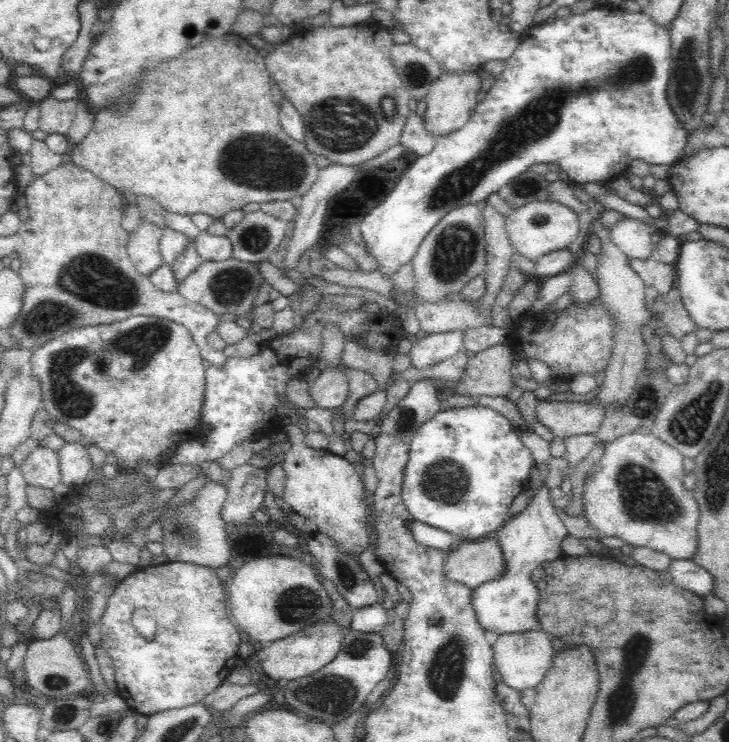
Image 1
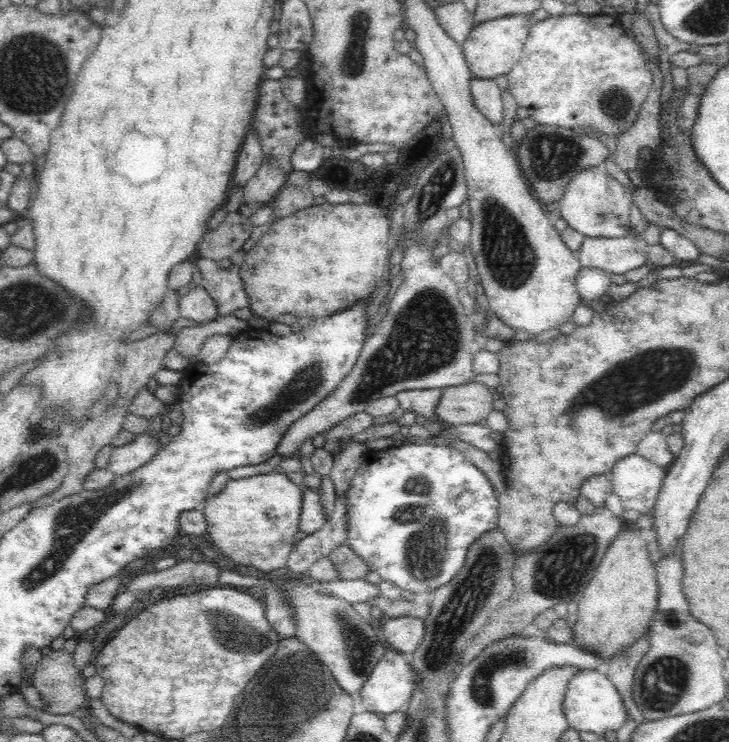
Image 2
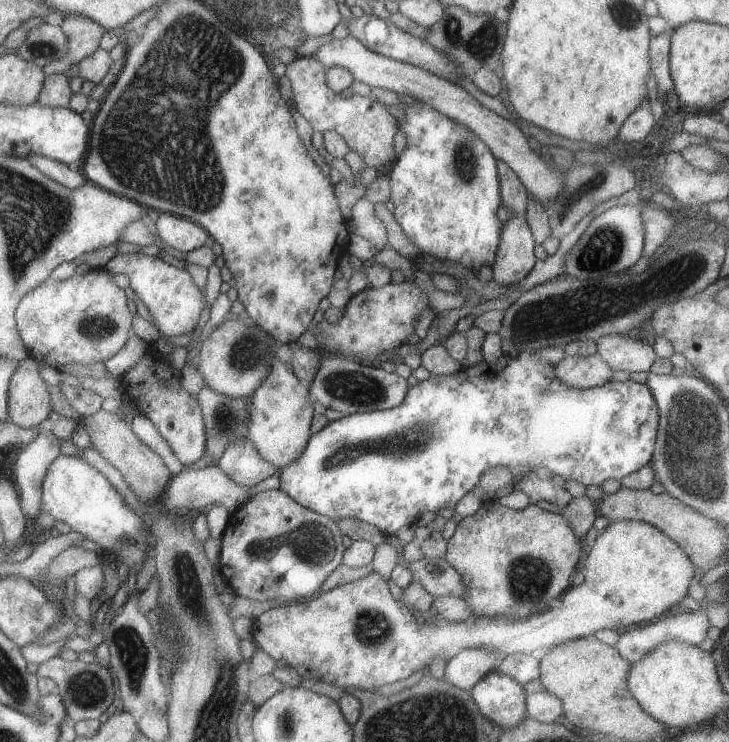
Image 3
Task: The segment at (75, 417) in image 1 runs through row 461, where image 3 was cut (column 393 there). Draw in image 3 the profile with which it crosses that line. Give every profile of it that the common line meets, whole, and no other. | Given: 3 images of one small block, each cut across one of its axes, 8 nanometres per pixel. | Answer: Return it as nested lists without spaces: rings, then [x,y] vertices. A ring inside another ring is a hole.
[[[297,56],[286,66],[285,75],[291,83],[296,110],[311,125],[312,131],[334,131],[339,134],[349,150],[361,157],[365,167],[373,168],[378,175],[385,175],[392,170],[398,158],[393,140],[400,126],[382,103],[369,96],[353,94],[350,98],[341,98],[340,94],[333,93],[324,82],[325,68],[311,56]]]

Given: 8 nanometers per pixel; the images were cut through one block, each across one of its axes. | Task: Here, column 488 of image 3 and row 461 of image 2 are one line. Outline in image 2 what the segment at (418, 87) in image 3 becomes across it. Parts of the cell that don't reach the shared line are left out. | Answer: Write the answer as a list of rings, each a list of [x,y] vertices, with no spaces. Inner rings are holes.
[[[146,430],[142,434],[135,435],[135,439],[129,445],[115,447],[106,470],[116,477],[134,473],[134,470],[146,466],[158,454],[158,449],[156,436]]]

